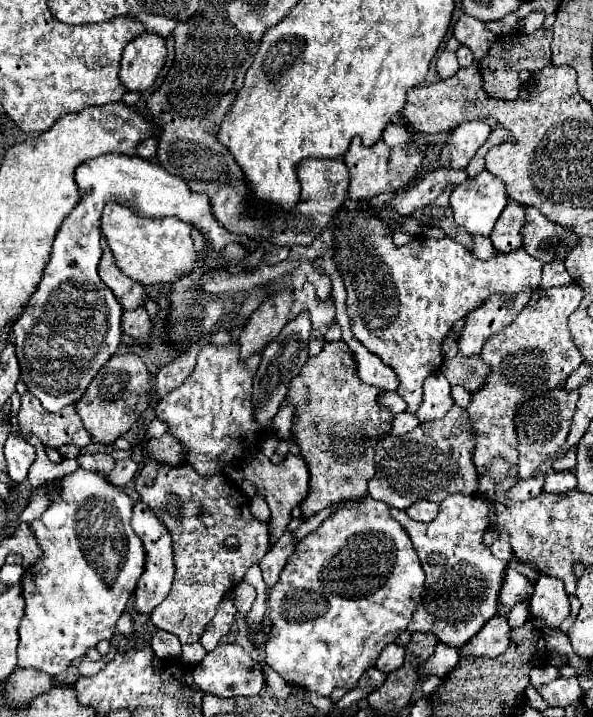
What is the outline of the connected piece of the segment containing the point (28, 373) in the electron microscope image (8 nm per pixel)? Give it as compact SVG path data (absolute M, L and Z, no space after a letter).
M105 153L89 159L75 171L75 183L81 199L65 217L53 243L51 261L45 267L43 279L25 307L25 313L13 323L13 337L21 379L27 389L41 401L47 411L59 411L69 403L77 403L85 393L95 373L117 353L121 341L121 311L111 289L99 279L97 263L101 259L101 211L109 201L119 201L143 217L175 215L199 227L211 241L217 253L231 241L241 241L255 247L237 269L247 269L261 259L263 249L245 235L235 235L223 229L211 213L209 199L203 193L189 191L181 177L167 173L161 165L145 161L137 155Z

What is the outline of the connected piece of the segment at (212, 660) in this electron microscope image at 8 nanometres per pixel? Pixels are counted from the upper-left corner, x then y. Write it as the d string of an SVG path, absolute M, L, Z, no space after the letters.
M221 643L217 649L209 651L205 659L195 669L195 683L201 687L203 693L217 695L221 699L229 697L255 697L259 695L261 687L265 685L261 667L249 657L249 653L235 643Z

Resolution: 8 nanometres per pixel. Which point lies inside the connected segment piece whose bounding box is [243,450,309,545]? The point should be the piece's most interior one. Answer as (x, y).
(284, 485)

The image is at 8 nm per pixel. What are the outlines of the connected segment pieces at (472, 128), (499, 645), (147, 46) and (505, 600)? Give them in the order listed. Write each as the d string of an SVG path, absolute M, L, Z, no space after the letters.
M467 121L461 127L453 129L439 155L441 167L465 169L477 149L487 141L489 133L491 127L487 125L487 121Z
M495 615L465 647L461 647L461 657L497 657L505 653L509 645L509 631L511 627L507 617Z
M143 33L133 39L121 57L119 79L127 91L145 91L153 85L165 65L165 39L155 33Z
M507 567L505 579L501 585L501 595L499 595L501 603L511 607L517 601L521 601L523 597L529 599L531 595L533 595L533 585L529 583L529 579L525 575L521 575L519 571L515 571L513 567Z

